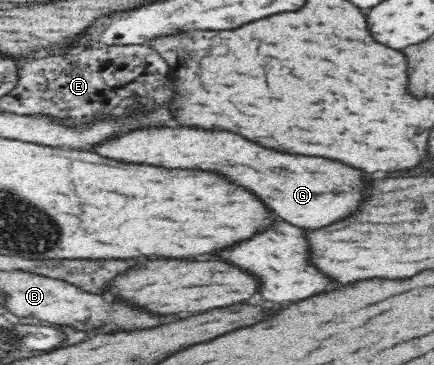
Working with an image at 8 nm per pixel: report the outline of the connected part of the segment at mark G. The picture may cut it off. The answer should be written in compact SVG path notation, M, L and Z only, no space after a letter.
M185 126L135 130L101 144L95 152L133 164L143 162L163 168L201 168L221 172L235 184L245 186L249 192L259 196L277 218L301 228L323 228L349 218L357 212L367 192L361 170L335 160L273 152L231 132L207 132Z

